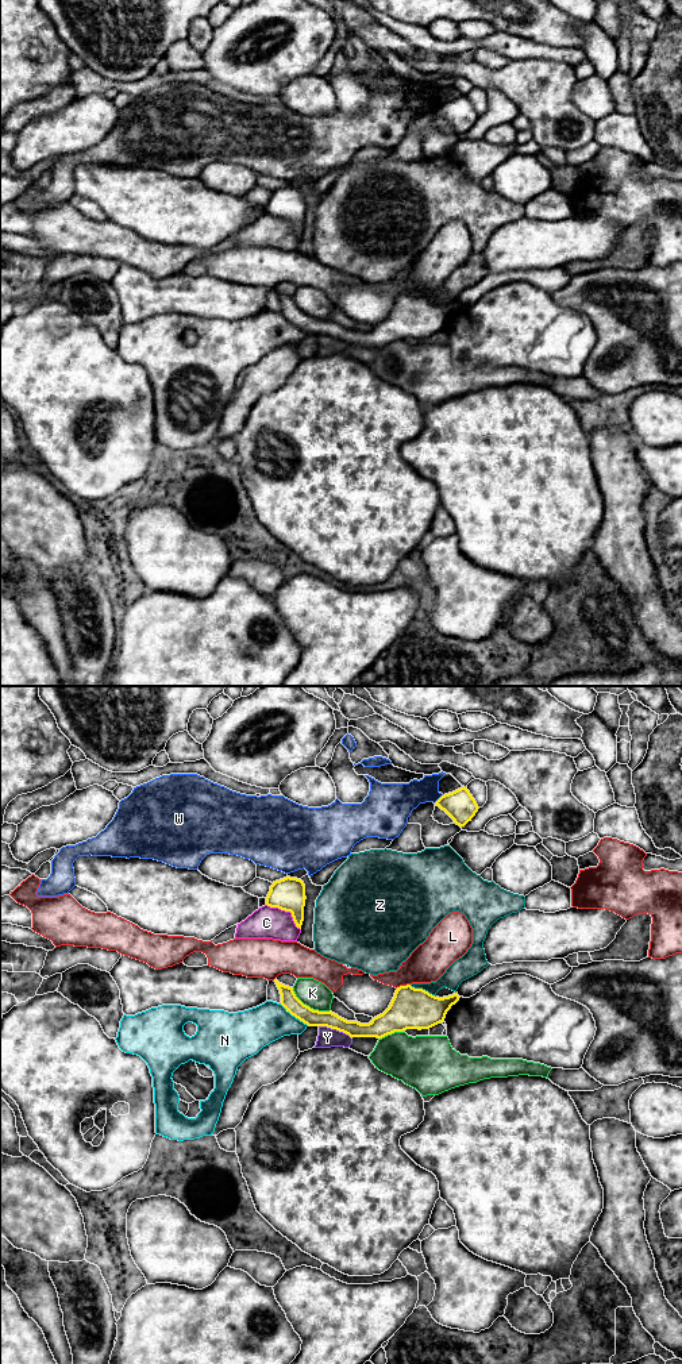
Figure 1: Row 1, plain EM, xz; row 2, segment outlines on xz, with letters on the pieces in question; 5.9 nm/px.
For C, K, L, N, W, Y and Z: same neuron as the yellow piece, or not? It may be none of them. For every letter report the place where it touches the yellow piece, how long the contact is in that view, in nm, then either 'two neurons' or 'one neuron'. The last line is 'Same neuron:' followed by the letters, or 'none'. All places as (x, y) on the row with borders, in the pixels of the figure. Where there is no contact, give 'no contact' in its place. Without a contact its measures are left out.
C: contact xz (286, 910); length 260 nm; two neurons
K: contact xz (308, 1006); length 280 nm; two neurons
L: contact xz (403, 986); length 90 nm; two neurons
N: contact xz (295, 1016); length 220 nm; two neurons
W: contact xz (439, 798); length 80 nm; two neurons
Y: contact xz (335, 1028); length 200 nm; two neurons
Z: contact xz (422, 989); length 180 nm; two neurons
Same neuron: none

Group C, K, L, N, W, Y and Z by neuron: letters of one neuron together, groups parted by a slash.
C / K / L / N / W / Y / Z

